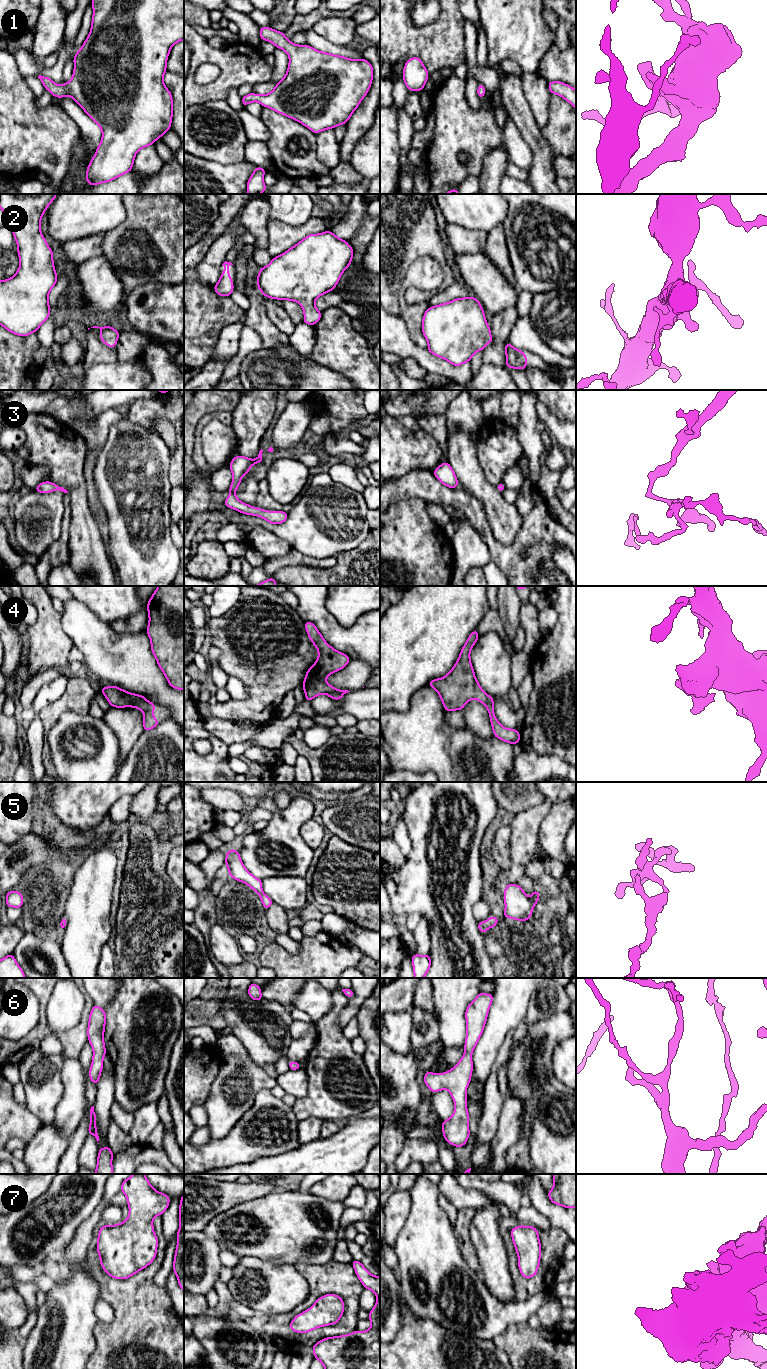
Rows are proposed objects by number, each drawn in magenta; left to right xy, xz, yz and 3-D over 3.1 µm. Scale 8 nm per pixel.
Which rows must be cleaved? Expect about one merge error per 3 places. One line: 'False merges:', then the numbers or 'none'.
False merges: 4

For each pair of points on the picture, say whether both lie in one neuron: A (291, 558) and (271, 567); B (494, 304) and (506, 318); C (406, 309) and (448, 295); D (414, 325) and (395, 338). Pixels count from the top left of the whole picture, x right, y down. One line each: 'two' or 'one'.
A: one
B: two
C: two
D: two

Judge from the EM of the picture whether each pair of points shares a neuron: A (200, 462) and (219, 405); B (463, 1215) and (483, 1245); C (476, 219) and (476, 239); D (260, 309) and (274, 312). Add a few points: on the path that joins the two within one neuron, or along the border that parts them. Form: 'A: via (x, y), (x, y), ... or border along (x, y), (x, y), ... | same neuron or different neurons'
A: border along (231, 411), (207, 412), (196, 422) | different neurons
B: border along (468, 1225), (469, 1238), (474, 1248) | different neurons
C: border along (454, 223), (472, 230), (483, 230), (486, 233) | different neurons
D: border along (264, 298), (267, 317), (279, 330) | different neurons

